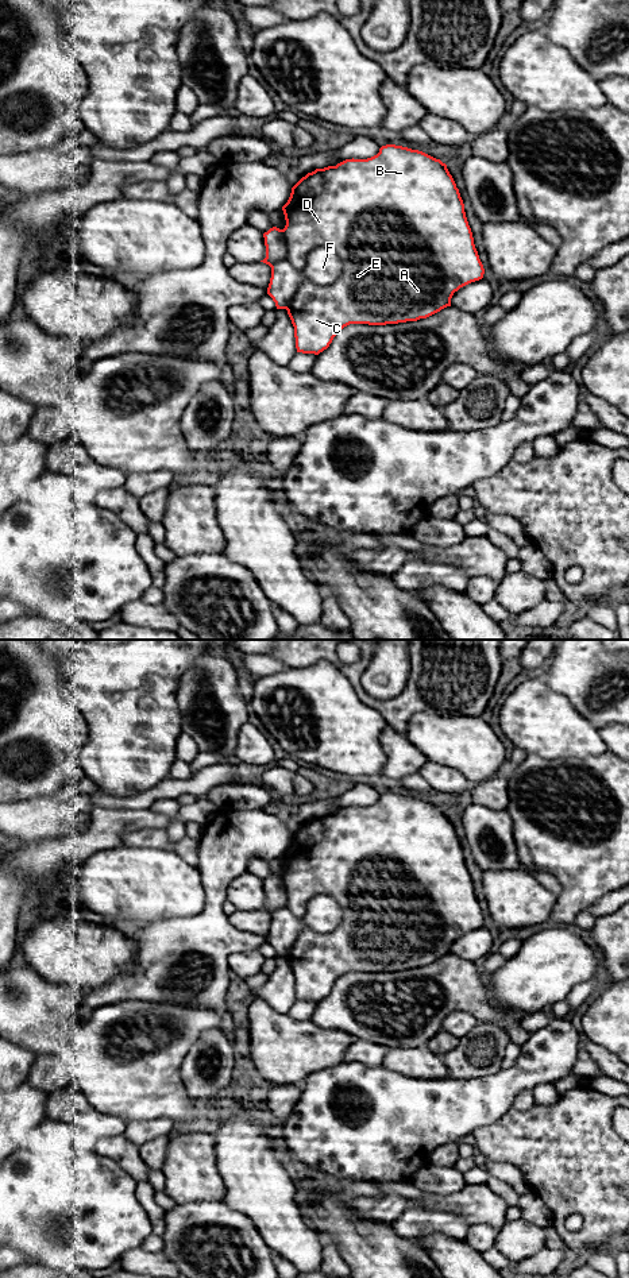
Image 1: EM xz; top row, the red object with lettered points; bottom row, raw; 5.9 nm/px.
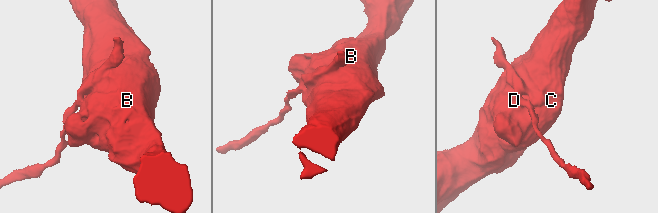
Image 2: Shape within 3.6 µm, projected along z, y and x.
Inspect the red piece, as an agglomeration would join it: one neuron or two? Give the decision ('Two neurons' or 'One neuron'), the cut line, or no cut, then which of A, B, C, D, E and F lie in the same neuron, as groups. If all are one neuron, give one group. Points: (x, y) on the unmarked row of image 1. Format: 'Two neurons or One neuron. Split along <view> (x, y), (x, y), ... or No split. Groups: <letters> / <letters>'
Two neurons. Split along xz (281, 877), (297, 918), (320, 895), (342, 910), (285, 956). Groups: A B C D E / F

